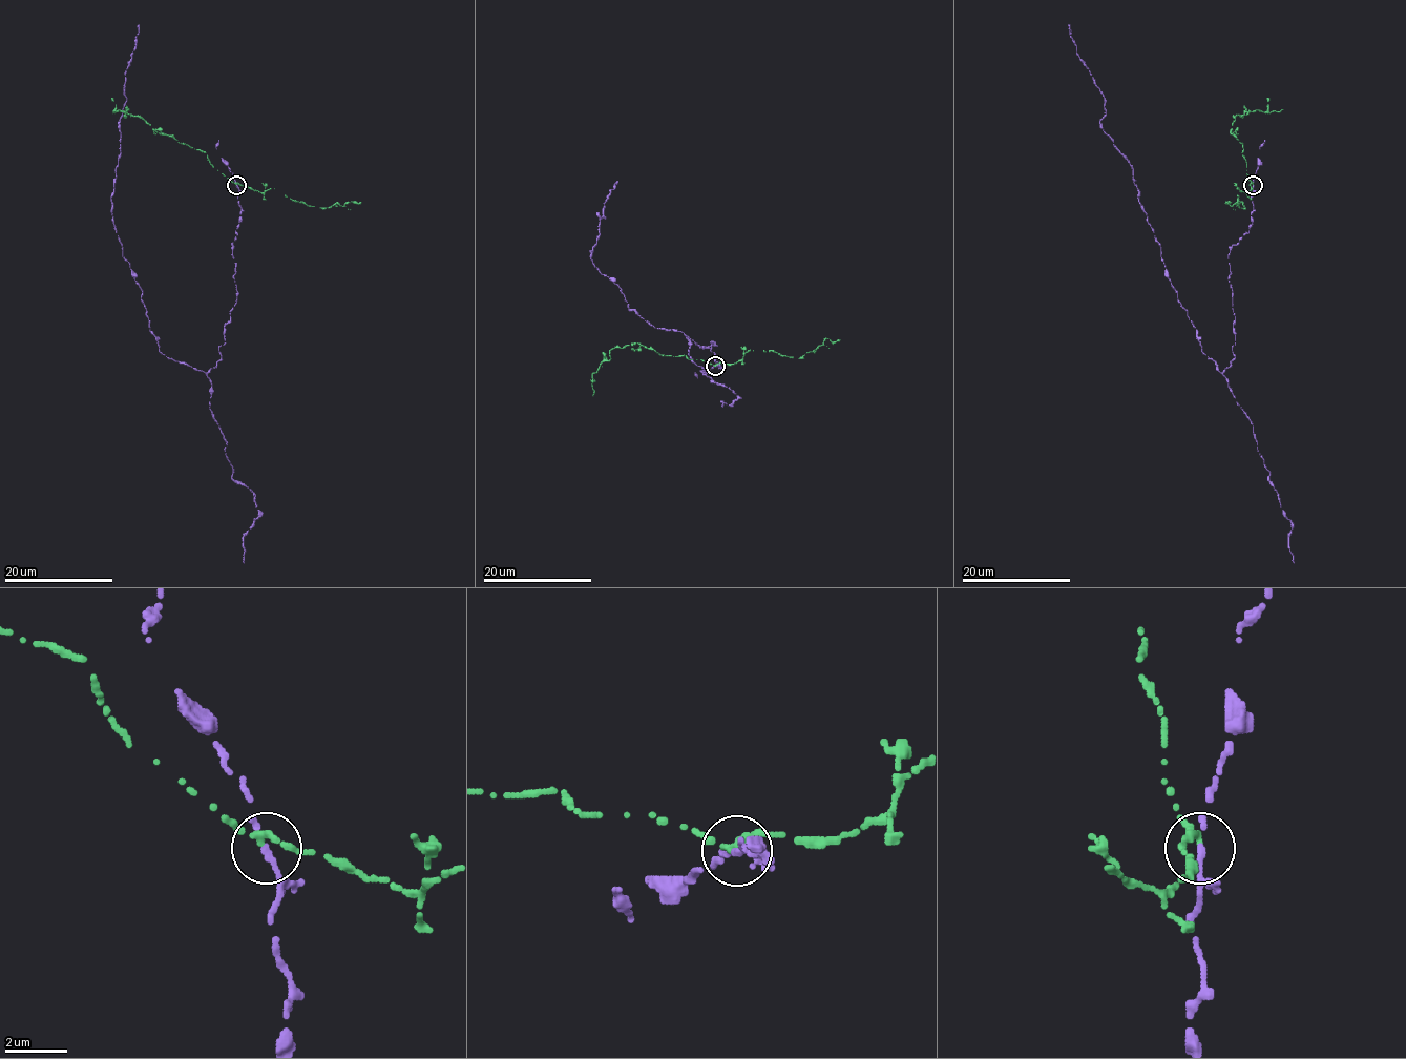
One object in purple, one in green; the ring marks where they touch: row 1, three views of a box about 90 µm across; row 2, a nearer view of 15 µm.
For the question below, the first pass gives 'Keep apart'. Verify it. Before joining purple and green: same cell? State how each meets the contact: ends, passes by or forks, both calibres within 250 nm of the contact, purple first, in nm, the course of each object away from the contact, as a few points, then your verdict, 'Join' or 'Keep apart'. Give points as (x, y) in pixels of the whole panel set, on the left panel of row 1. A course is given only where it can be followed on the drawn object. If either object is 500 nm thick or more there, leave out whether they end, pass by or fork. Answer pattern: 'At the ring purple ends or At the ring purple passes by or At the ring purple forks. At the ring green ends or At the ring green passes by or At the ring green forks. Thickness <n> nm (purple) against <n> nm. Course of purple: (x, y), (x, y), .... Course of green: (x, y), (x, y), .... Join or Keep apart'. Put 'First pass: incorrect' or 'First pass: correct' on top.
First pass: correct
At the ring purple ends. At the ring green passes by. Thickness 260 nm (purple) against 200 nm. Course of purple: (236, 185), (237, 295), (222, 356), (205, 373), (159, 351), (112, 220), (125, 75), (139, 25). Course of green: (236, 185), (213, 167), (205, 152), (156, 131), (143, 119), (113, 109). Keep apart

